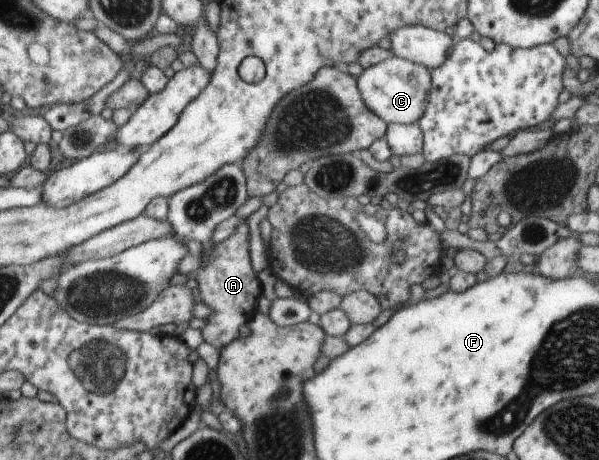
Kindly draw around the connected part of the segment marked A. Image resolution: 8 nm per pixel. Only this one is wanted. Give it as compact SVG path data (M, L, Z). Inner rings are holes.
M246 222L238 224L236 230L226 240L214 243L210 248L208 262L204 262L192 276L198 284L200 300L212 310L212 314L205 319L206 324L200 330L203 341L221 349L231 343L238 336L238 328L246 320L250 320L256 298L260 296L260 290L254 290L258 288L258 280L254 278L254 270L250 266Z

